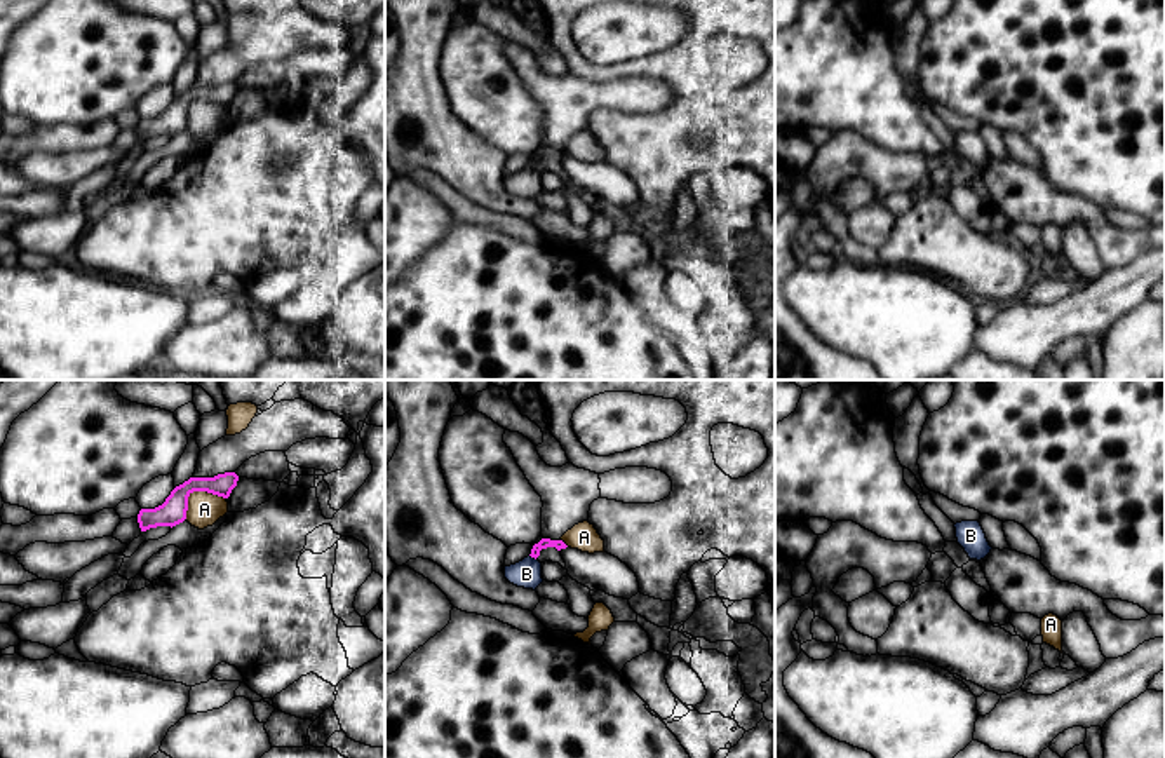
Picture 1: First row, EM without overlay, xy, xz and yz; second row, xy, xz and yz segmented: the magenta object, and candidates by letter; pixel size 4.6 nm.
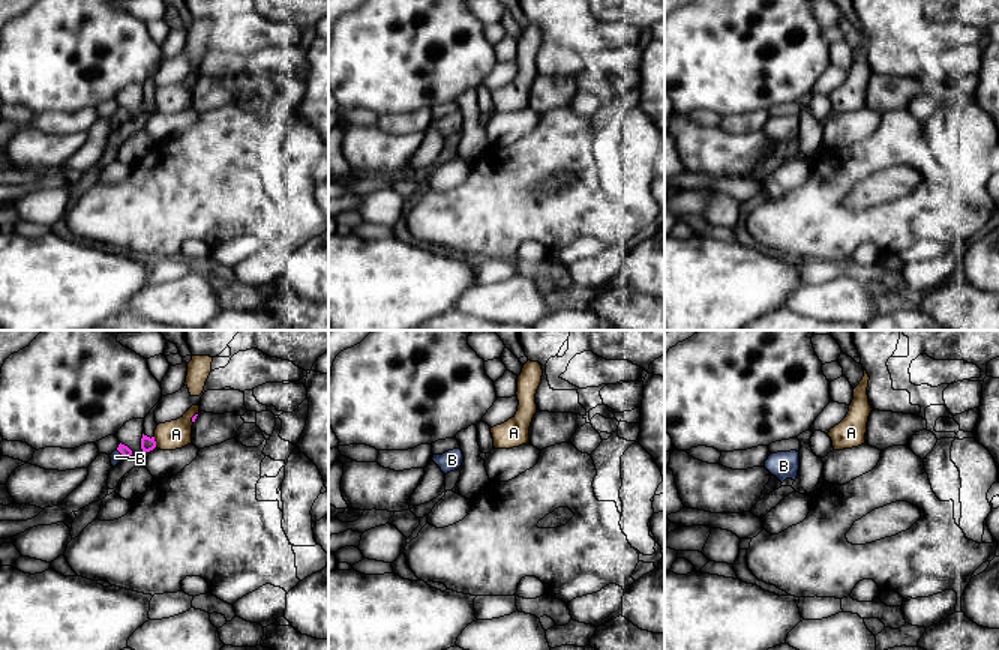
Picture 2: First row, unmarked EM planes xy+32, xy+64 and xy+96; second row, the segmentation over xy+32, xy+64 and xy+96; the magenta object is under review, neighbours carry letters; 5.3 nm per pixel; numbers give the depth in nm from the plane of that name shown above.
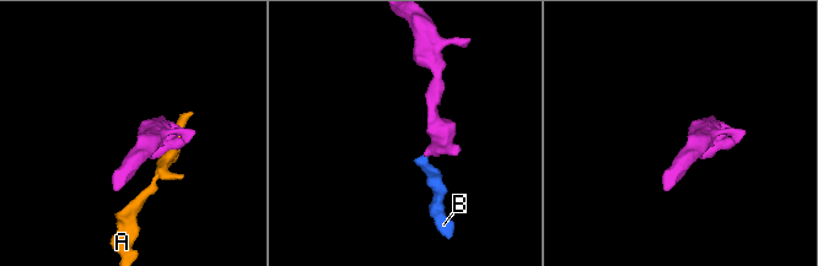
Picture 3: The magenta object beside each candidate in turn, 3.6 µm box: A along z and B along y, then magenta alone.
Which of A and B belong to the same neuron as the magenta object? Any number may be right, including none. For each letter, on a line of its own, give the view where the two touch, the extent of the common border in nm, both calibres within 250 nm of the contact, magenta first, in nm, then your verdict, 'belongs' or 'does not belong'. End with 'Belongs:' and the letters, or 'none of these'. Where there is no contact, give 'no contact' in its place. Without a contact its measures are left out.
A: meets magenta in xy; contact 220 nm long; 120 nm thick on the magenta side, 160 nm on the other; does not belong
B: meets magenta in xz; contact 40 nm long; 50 nm thick on the magenta side, 130 nm on the other; belongs
Belongs: B

